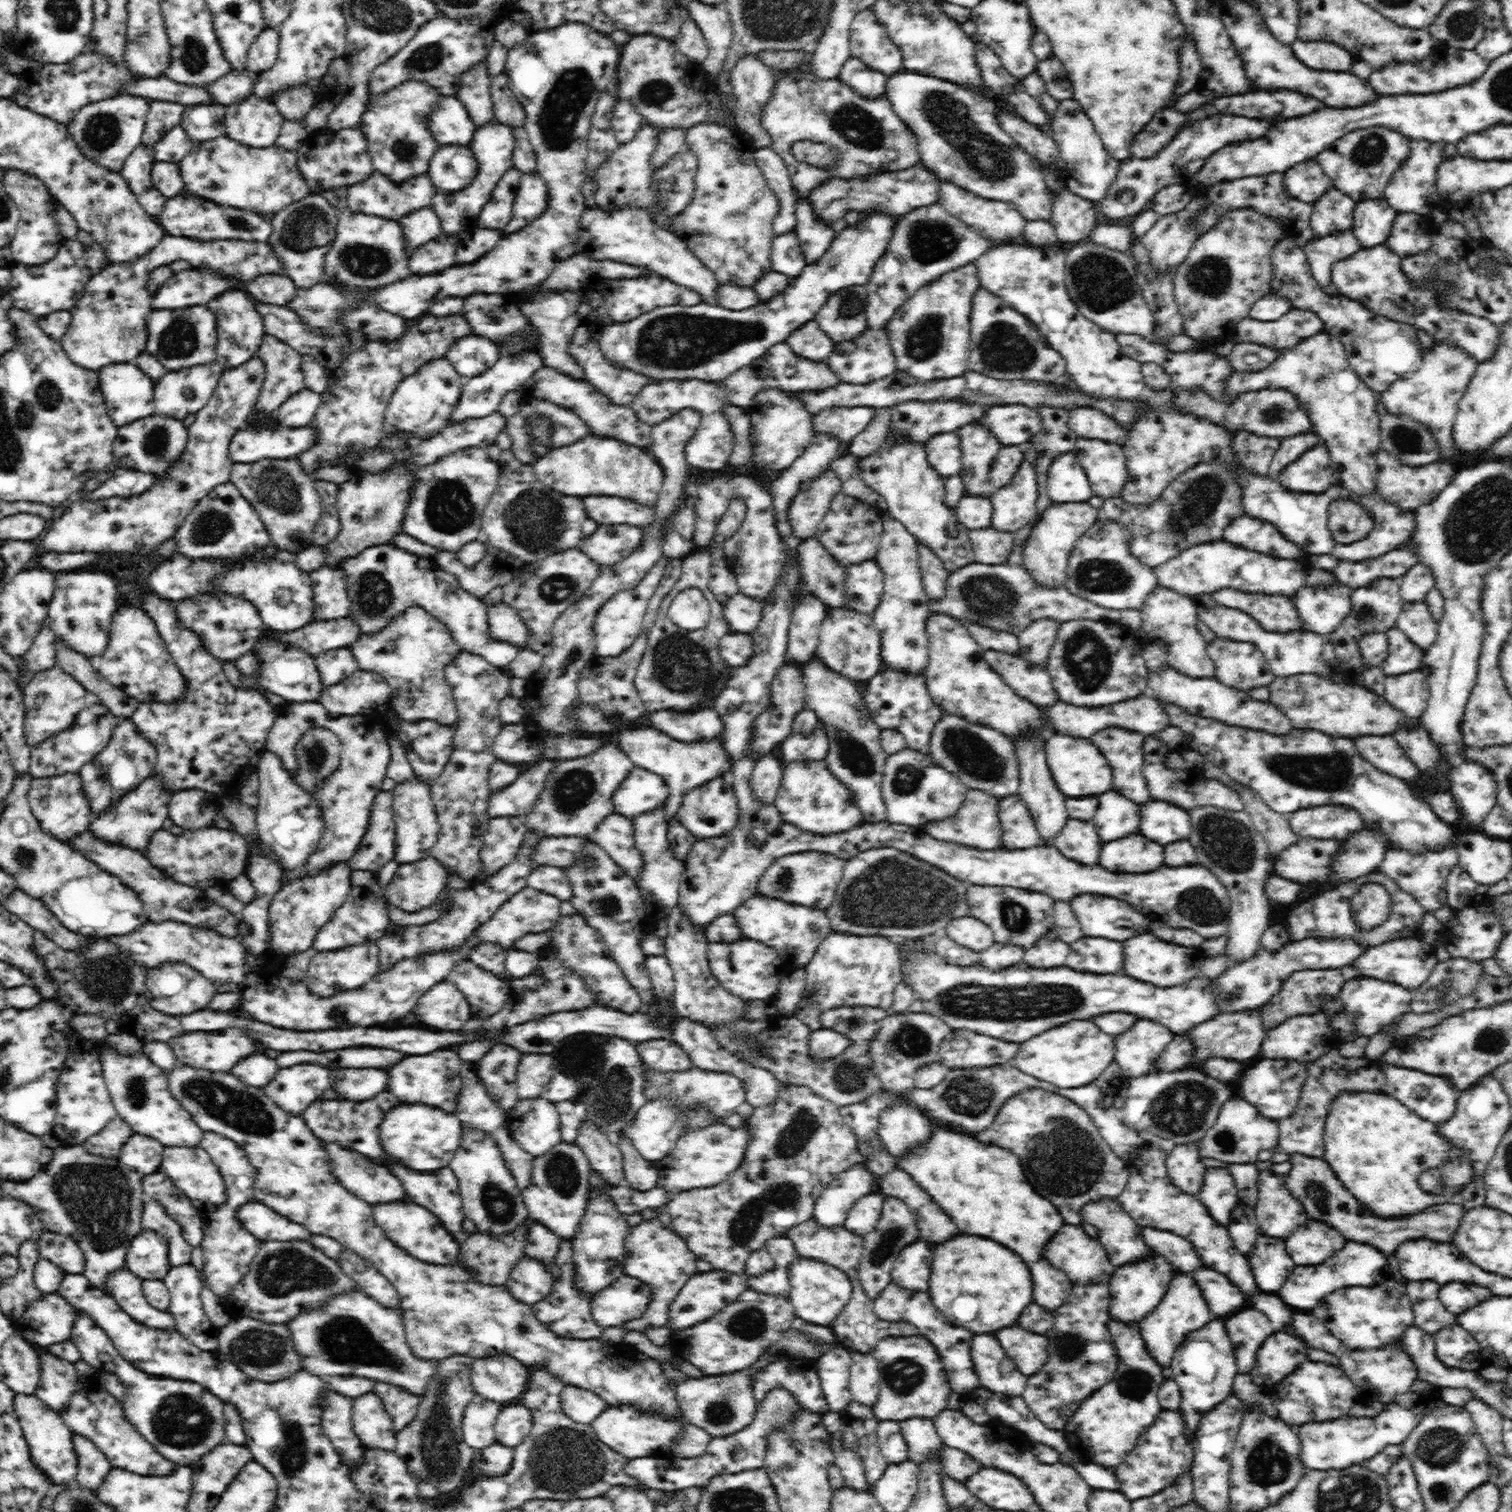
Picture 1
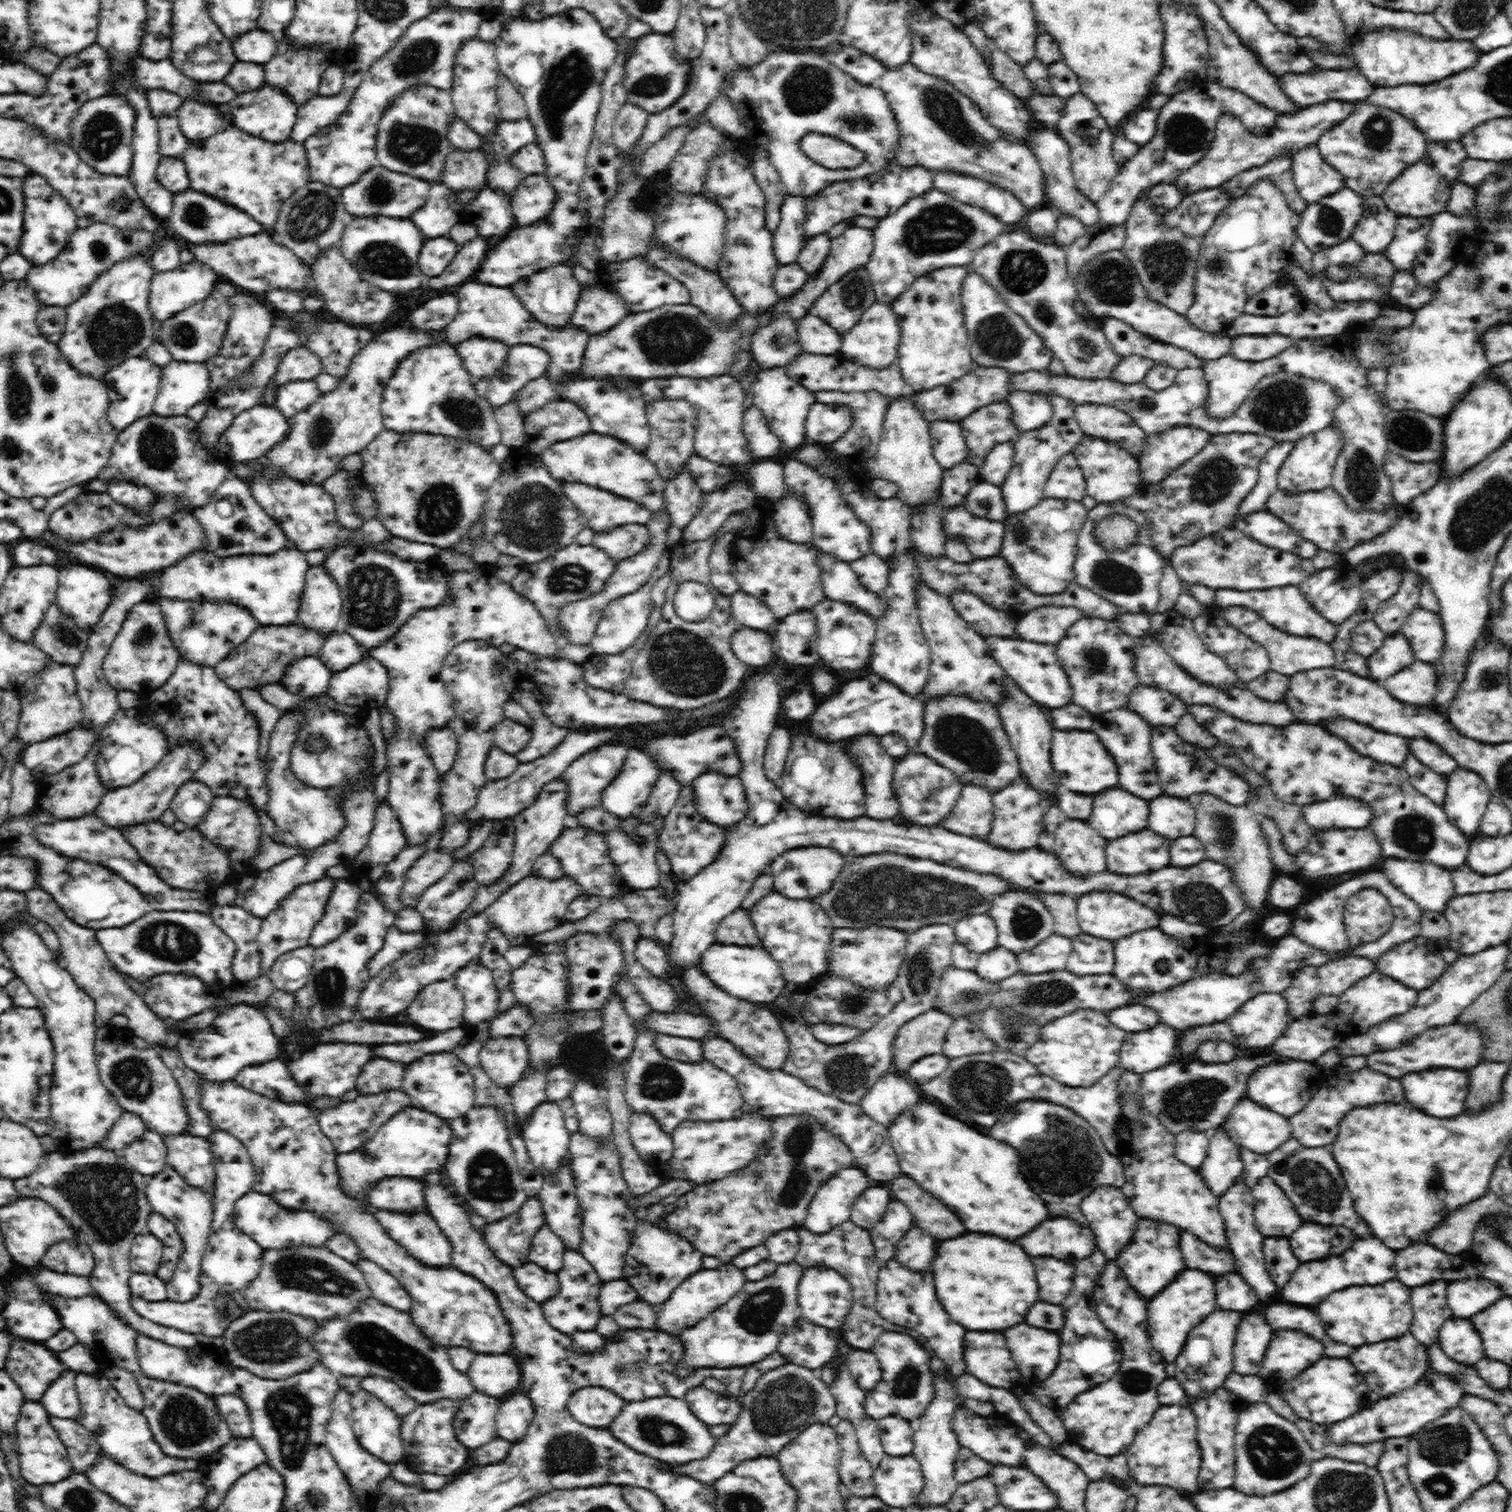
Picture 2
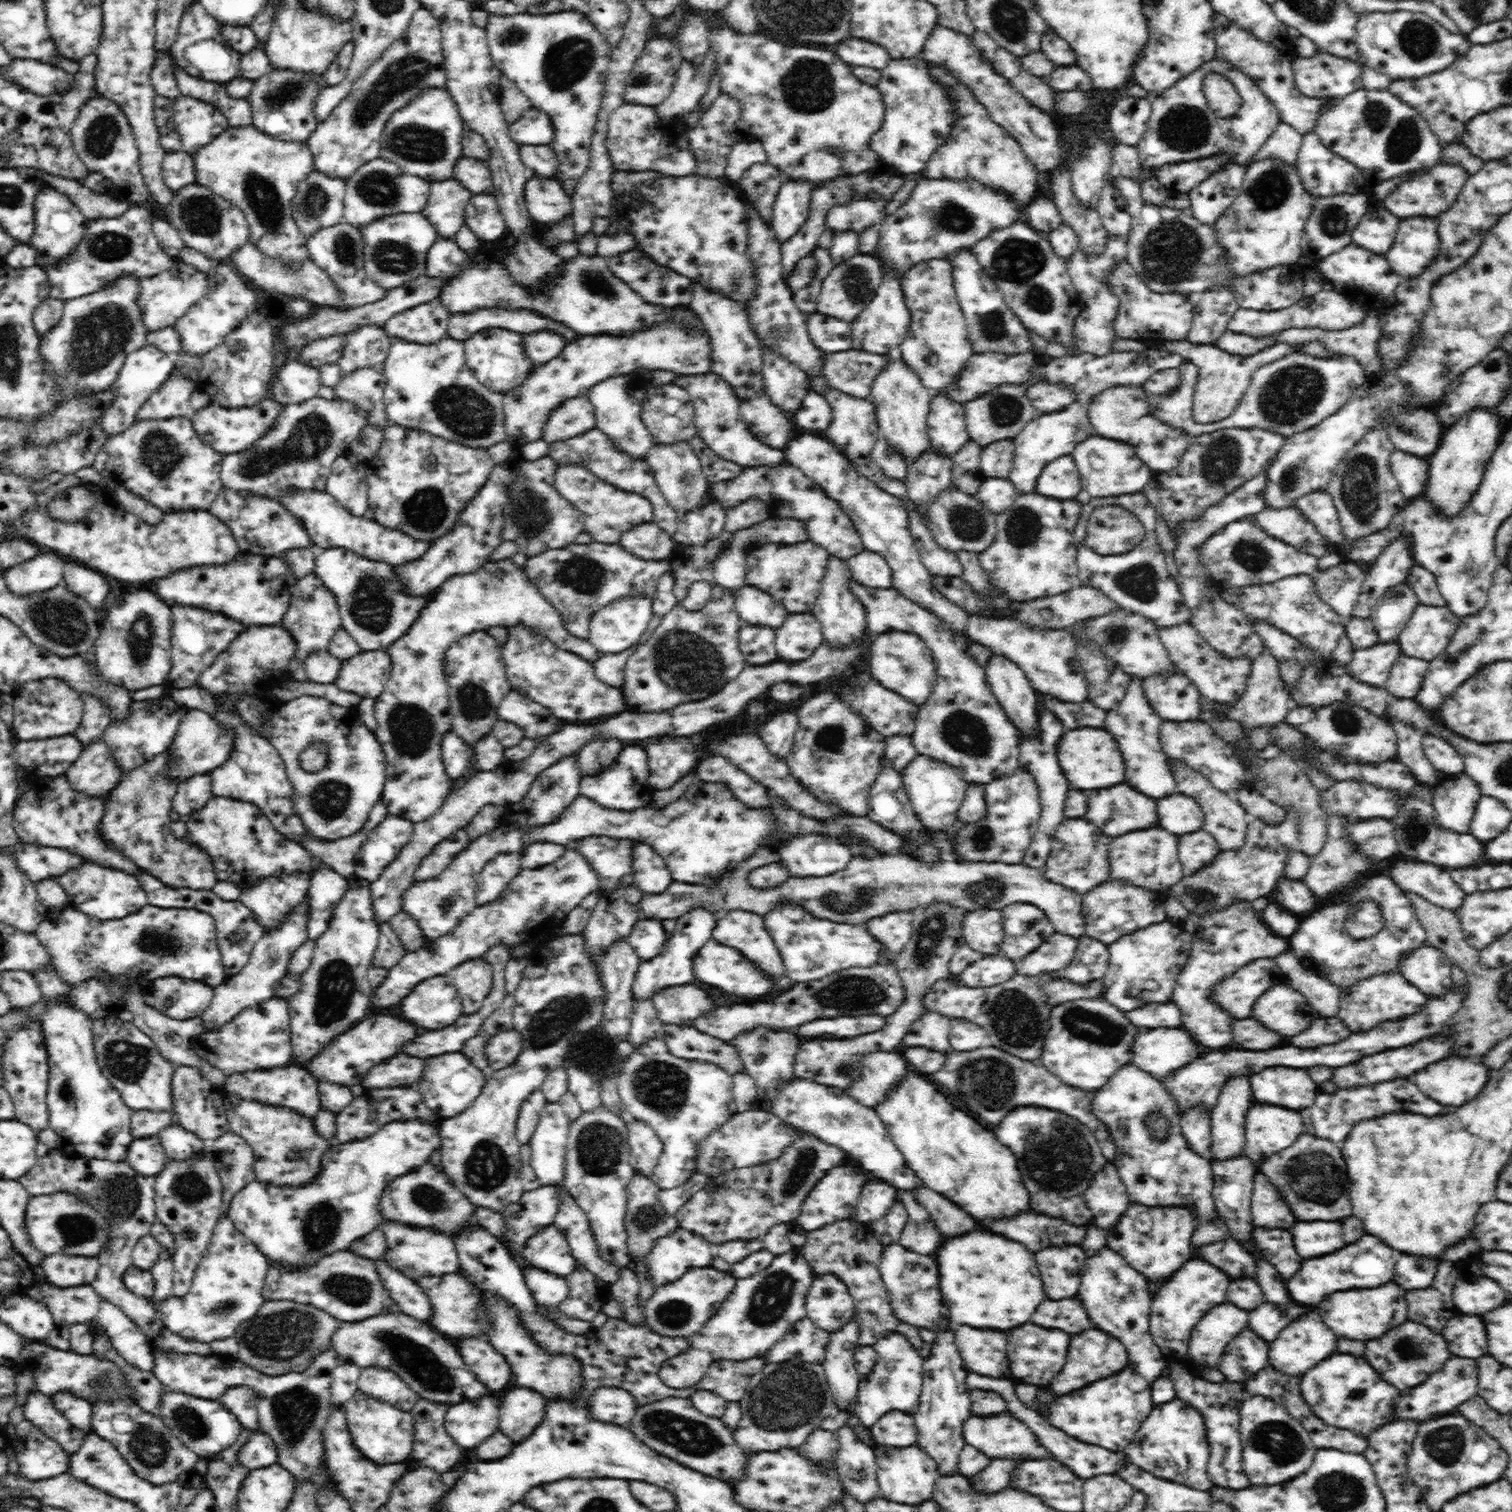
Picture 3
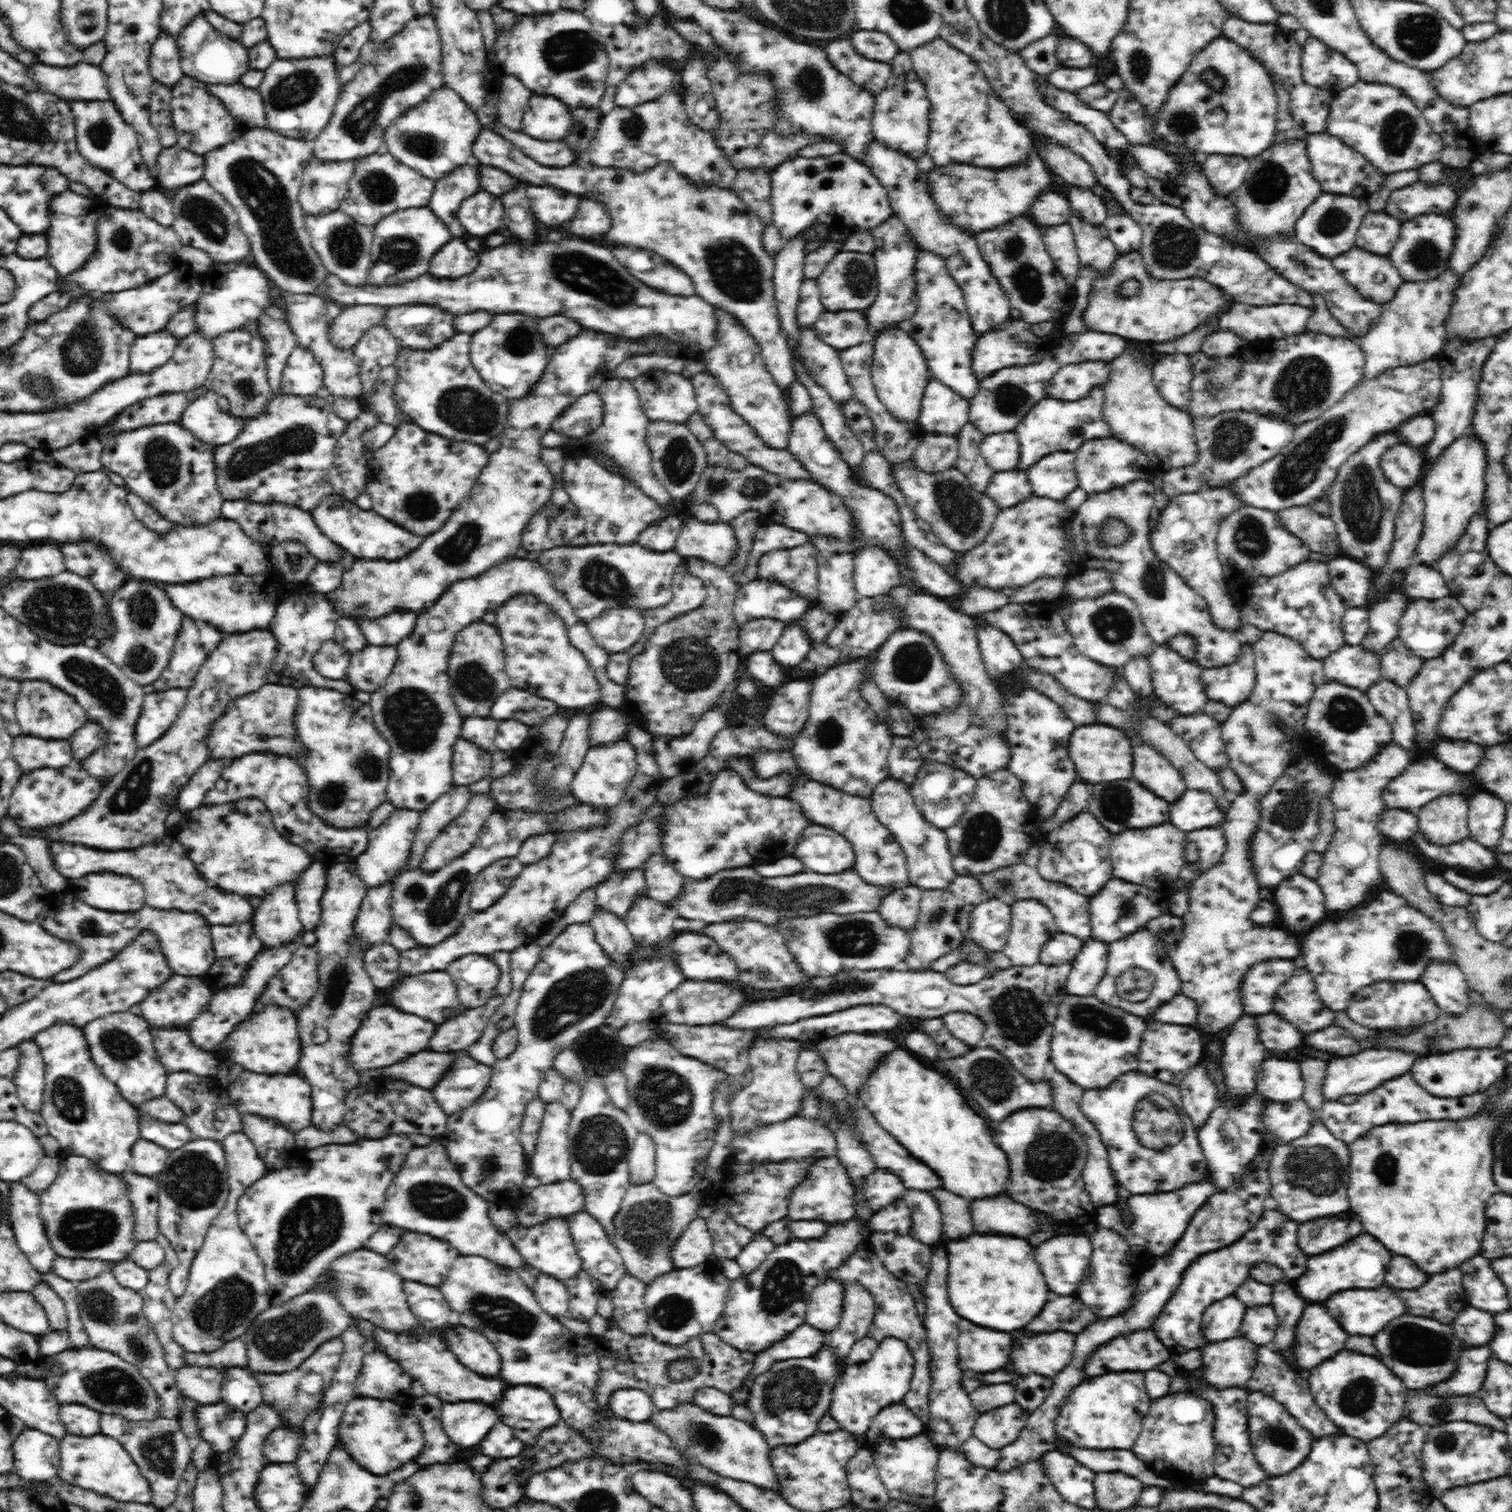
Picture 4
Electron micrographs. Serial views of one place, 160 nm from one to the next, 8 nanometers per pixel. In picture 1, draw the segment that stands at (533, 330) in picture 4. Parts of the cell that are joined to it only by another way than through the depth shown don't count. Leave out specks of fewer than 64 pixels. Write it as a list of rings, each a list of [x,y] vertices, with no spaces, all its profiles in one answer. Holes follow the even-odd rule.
[[[472,334],[456,340],[446,351],[444,358],[452,363],[457,374],[471,379],[492,369],[501,356],[495,342],[492,344],[490,340]]]

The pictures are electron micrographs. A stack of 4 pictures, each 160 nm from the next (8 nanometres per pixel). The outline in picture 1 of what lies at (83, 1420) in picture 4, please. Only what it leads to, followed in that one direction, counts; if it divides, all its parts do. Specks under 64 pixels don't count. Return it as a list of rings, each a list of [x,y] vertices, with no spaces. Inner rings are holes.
[[[39,1348],[41,1382],[35,1396],[58,1412],[68,1406],[77,1388],[79,1372],[74,1364],[50,1353],[50,1348]]]

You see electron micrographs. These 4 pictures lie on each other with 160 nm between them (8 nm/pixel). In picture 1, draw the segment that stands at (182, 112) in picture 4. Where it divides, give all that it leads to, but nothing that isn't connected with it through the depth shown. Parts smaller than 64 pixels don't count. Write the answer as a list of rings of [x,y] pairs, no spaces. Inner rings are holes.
[[[185,105],[180,125],[197,144],[224,135],[224,115],[224,105]]]

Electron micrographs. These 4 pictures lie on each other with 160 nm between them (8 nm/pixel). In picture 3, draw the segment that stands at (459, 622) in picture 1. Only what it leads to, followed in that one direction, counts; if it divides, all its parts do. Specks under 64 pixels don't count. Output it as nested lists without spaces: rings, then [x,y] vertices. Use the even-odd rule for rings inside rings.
[[[329,548],[315,556],[318,580],[337,598],[341,614],[341,628],[354,638],[361,651],[386,650],[397,642],[419,617],[420,611],[433,594],[415,596],[400,589],[395,568],[384,561],[364,558],[348,549]]]

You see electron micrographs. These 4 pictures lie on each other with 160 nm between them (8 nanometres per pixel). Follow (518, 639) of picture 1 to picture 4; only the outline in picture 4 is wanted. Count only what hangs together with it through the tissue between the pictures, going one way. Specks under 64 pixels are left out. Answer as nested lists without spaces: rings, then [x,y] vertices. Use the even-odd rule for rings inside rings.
[[[516,556],[504,558],[503,562],[486,572],[482,572],[476,578],[454,582],[436,600],[435,604],[428,606],[428,609],[424,610],[424,614],[421,613],[417,616],[417,623],[412,634],[395,645],[398,656],[390,676],[388,676],[384,686],[371,693],[369,705],[372,709],[374,722],[376,722],[376,729],[390,745],[387,801],[392,803],[394,808],[415,810],[421,813],[433,802],[436,802],[440,796],[452,790],[455,785],[452,776],[452,744],[461,736],[463,720],[460,718],[459,710],[452,700],[451,682],[447,673],[448,651],[451,649],[454,637],[464,627],[467,627],[470,623],[482,621],[482,617],[488,610],[495,613],[495,610],[502,606],[504,602],[518,595],[536,595],[540,598],[540,601],[544,601],[546,605],[550,606],[550,609],[564,622],[568,638],[573,646],[582,651],[582,654],[588,659],[590,668],[602,687],[602,705],[613,709],[622,707],[625,695],[624,686],[613,683],[606,677],[606,666],[610,652],[596,645],[588,630],[588,625],[574,615],[574,611],[572,611],[570,603],[564,599],[564,595],[558,593],[558,590],[552,587],[550,573],[546,572],[546,568],[540,566],[537,560],[521,559]]]

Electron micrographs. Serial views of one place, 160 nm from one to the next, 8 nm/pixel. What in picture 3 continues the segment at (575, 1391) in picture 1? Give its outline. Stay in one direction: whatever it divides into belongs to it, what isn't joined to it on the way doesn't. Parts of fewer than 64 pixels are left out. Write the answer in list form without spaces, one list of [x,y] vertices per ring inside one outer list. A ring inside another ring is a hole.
[[[601,1387],[588,1399],[588,1414],[596,1421],[616,1423],[627,1426],[632,1420],[638,1404],[626,1390]]]

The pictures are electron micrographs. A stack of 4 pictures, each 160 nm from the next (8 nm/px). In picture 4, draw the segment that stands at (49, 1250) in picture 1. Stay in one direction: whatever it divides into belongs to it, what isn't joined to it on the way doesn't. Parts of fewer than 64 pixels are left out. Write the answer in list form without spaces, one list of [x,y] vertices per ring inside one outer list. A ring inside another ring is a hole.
[[[56,1256],[52,1262],[52,1273],[56,1277],[80,1283],[90,1281],[106,1269],[105,1260],[90,1260],[87,1258],[66,1258]]]

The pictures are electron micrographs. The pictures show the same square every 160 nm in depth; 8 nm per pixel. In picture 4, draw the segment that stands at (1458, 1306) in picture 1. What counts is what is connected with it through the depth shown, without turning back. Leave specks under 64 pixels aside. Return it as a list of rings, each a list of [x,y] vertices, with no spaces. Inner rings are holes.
[[[1475,1255],[1462,1262],[1459,1268],[1463,1273],[1462,1286],[1470,1306],[1493,1314],[1510,1310],[1506,1288],[1492,1272],[1490,1260]]]

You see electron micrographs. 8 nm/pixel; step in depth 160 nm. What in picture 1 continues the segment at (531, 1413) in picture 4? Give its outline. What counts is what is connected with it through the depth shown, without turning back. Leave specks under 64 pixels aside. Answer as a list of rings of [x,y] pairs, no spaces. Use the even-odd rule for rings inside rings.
[[[504,1405],[494,1423],[497,1442],[508,1448],[516,1448],[532,1432],[532,1415],[524,1405]]]

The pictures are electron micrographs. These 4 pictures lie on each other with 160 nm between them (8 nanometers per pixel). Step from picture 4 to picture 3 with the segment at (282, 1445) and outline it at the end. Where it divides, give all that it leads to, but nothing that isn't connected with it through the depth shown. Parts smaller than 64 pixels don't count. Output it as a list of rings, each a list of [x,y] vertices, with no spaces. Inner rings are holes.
[[[253,1432],[238,1448],[238,1463],[249,1471],[277,1463],[278,1454],[274,1441],[266,1433]]]

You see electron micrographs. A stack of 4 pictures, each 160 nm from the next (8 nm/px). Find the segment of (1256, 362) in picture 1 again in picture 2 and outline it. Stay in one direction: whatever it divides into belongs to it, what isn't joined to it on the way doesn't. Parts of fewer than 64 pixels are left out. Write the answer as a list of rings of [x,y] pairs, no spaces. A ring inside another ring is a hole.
[[[1282,334],[1242,335],[1233,337],[1230,352],[1233,358],[1245,362],[1262,362],[1272,358],[1272,354],[1280,354],[1288,346],[1292,346],[1292,338]]]

